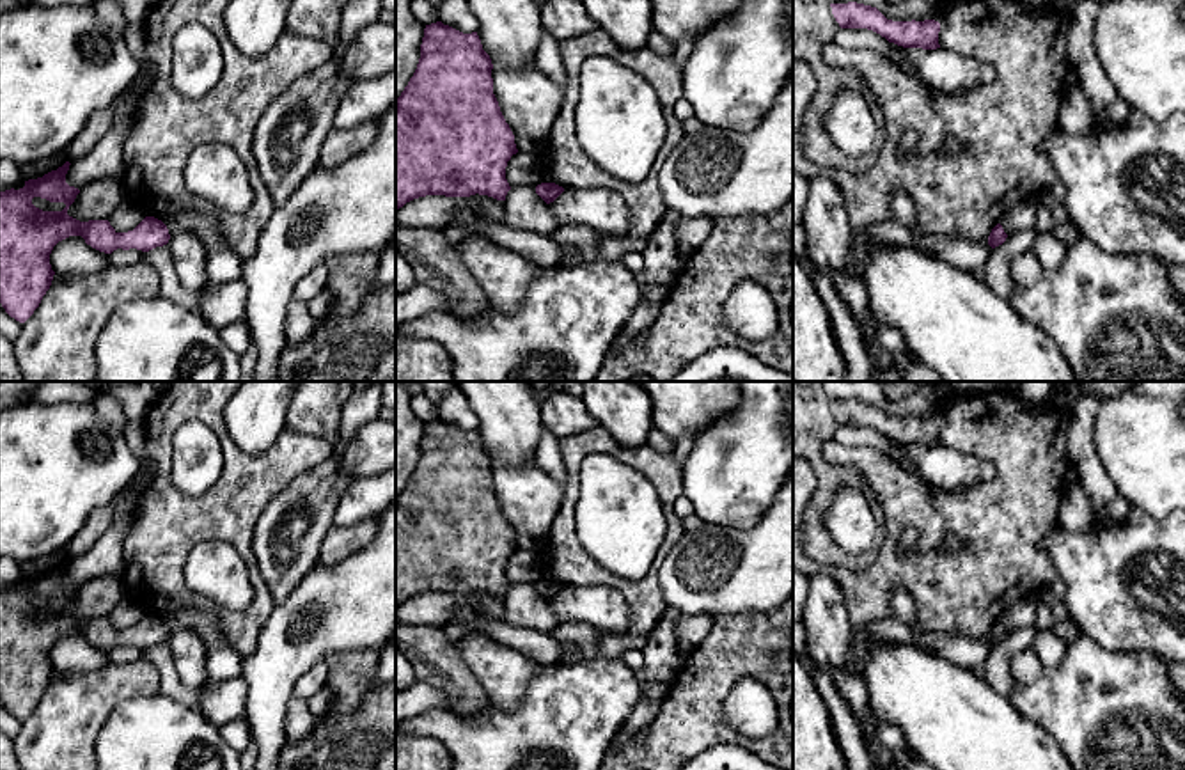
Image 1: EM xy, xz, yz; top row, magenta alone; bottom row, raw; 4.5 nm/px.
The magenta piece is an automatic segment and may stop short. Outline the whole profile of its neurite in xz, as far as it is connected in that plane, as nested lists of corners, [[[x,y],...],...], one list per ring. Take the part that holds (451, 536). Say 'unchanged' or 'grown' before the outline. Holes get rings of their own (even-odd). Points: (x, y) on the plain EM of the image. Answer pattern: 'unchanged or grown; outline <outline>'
unchanged; outline [[[442,419],[426,422],[417,467],[396,497],[396,609],[426,593],[470,594],[479,591],[506,598],[511,587],[506,564],[518,546],[493,491],[491,467],[491,456],[483,447],[477,429],[463,431]]]

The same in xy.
unchanged; outline [[[66,559],[43,575],[28,577],[20,587],[0,589],[0,701],[20,720],[34,711],[51,683],[50,651],[59,639],[82,633],[92,646],[112,651],[117,646],[149,649],[170,637],[167,623],[154,614],[145,614],[128,630],[117,630],[108,617],[69,614],[67,607],[80,591],[66,580],[69,562]],[[34,594],[64,600],[66,605],[43,609],[32,601]]]

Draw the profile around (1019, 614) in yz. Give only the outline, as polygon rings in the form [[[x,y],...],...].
[[[1027,594],[1009,603],[1008,609],[999,617],[1004,630],[1009,633],[1034,625],[1038,601],[1040,594]]]

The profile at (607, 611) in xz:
[[[564,585],[548,603],[561,623],[587,623],[598,632],[616,635],[624,635],[630,630],[630,607],[616,589]]]

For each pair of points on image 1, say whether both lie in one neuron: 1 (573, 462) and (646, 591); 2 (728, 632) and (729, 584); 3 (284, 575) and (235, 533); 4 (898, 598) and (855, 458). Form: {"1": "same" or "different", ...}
{"1": "same", "2": "different", "3": "different", "4": "different"}

